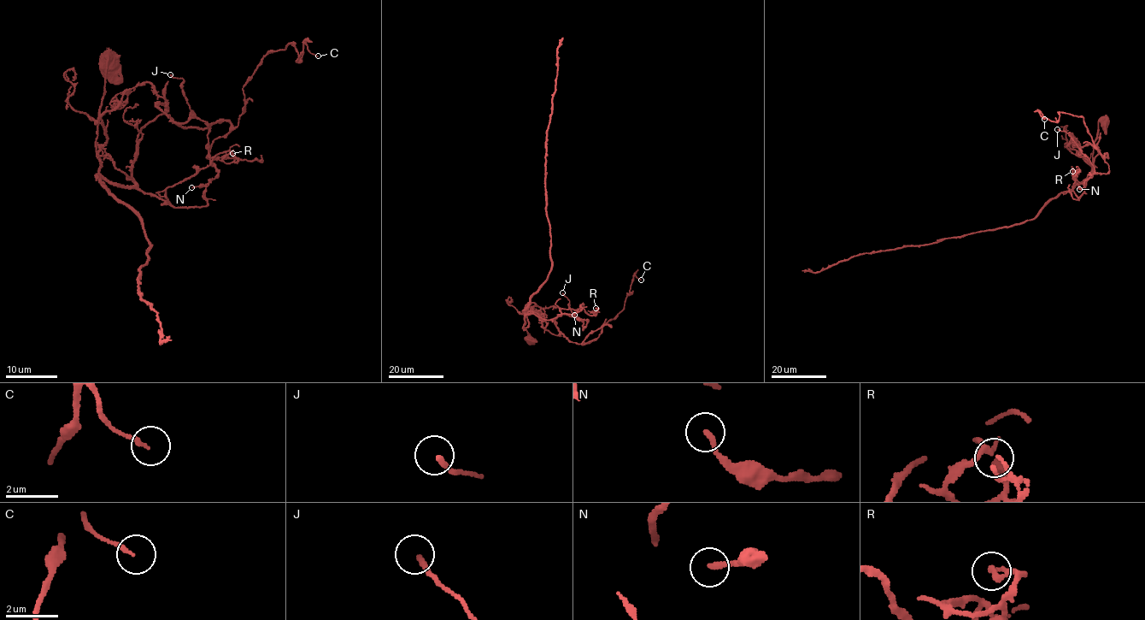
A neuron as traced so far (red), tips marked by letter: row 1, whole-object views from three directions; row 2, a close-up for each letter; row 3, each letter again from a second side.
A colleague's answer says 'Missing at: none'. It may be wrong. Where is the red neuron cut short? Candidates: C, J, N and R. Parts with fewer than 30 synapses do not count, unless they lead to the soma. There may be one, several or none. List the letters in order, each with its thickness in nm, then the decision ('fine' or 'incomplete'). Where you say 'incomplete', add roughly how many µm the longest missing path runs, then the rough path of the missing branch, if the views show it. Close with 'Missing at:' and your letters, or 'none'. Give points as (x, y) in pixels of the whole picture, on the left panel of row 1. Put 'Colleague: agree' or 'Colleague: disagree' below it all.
C: calibre 140 nm; fine
J: calibre 200 nm; fine
N: calibre 200 nm; fine
R: calibre 100 nm; fine
Missing at: none
Colleague: agree

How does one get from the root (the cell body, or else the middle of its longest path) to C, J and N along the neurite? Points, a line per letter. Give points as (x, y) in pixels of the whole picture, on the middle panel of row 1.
C: (529, 341), (523, 327), (531, 314), (552, 333), (580, 344), (595, 340), (624, 308), (632, 277), (641, 280)
J: (529, 341), (523, 328), (526, 315), (542, 317), (542, 325), (555, 335), (555, 319), (573, 315), (562, 292)
N: (529, 341), (526, 315), (542, 317), (555, 335), (562, 314), (578, 317), (584, 328), (588, 320), (574, 315)

